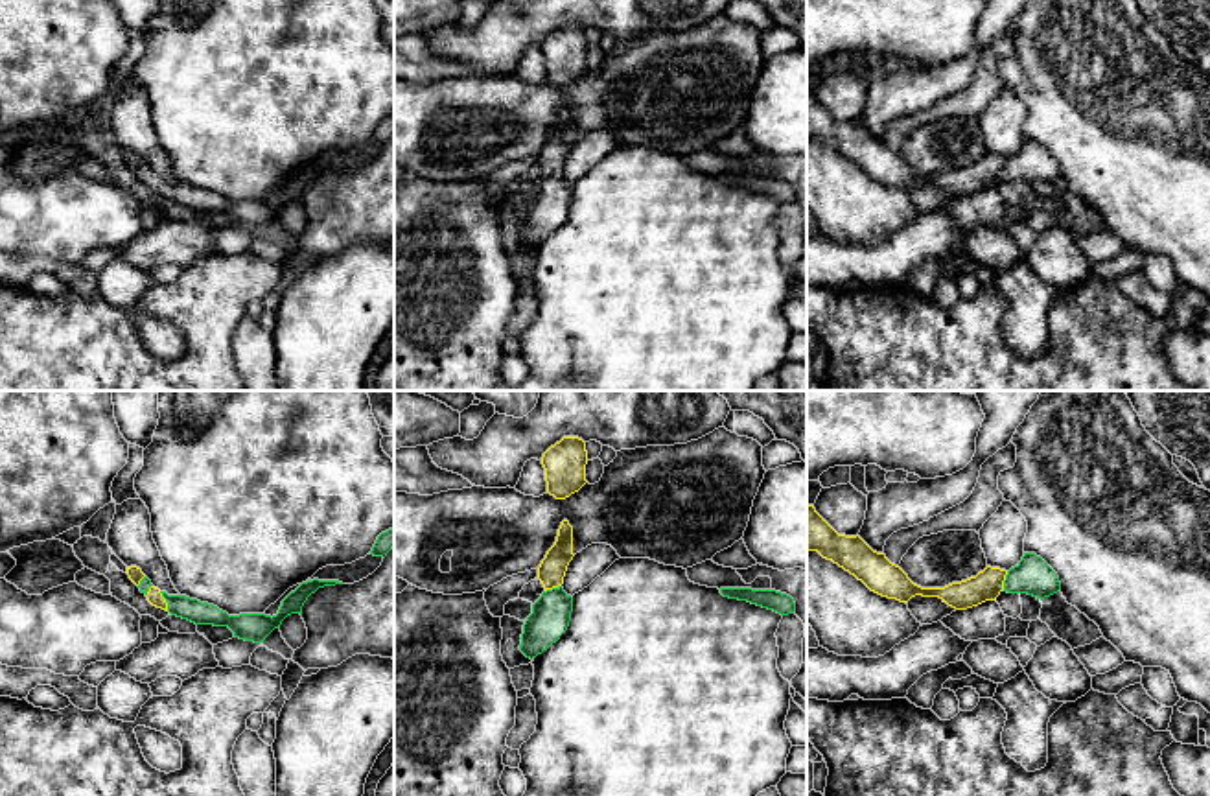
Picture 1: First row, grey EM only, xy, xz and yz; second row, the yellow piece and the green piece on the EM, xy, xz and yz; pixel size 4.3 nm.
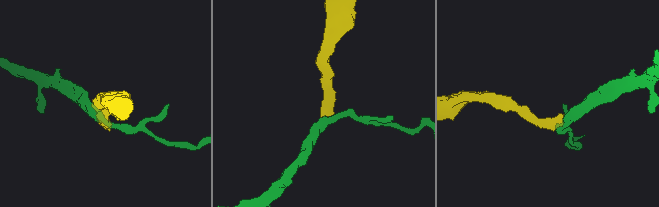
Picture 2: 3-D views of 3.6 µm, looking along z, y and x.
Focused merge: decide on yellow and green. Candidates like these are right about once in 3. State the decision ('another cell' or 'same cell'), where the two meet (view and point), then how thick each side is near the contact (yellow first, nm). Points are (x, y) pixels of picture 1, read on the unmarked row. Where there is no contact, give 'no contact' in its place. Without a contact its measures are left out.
same cell | xy (164, 188) | 70/100 nm

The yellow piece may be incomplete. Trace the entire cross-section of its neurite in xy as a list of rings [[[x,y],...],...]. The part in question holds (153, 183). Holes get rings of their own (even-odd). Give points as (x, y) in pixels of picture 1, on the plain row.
[[[127,155],[129,166],[140,175],[147,188],[169,199],[171,203],[188,206],[195,212],[214,212],[228,214],[234,219],[234,225],[263,230],[263,227],[274,217],[280,216],[282,208],[291,201],[302,203],[302,193],[311,181],[324,173],[343,171],[339,168],[308,168],[302,170],[295,179],[291,179],[284,188],[276,203],[265,201],[239,201],[228,203],[214,192],[190,186],[186,182],[168,182],[151,171],[151,168],[142,160],[140,155]]]

